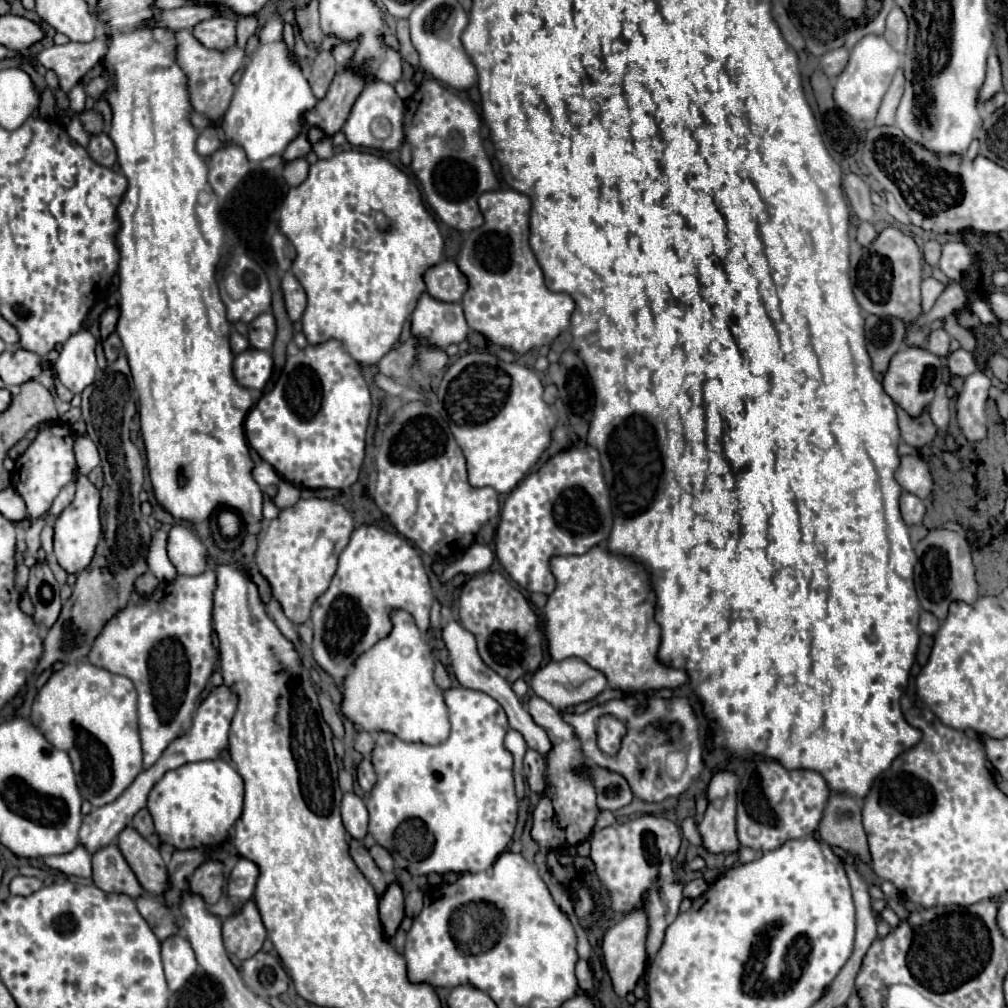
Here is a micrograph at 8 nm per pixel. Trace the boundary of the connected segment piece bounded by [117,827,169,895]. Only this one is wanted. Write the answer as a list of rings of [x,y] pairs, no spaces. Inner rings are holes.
[[[125,827],[117,837],[117,847],[127,859],[129,867],[137,875],[141,887],[149,893],[163,895],[169,887],[167,867],[159,849],[155,849],[147,839],[143,839],[133,827]]]

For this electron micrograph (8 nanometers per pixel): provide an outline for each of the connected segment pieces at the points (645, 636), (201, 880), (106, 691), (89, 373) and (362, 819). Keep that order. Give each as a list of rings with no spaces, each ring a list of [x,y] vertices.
[[[593,547],[583,555],[555,555],[551,557],[549,567],[551,573],[555,575],[557,587],[549,595],[547,605],[543,607],[543,615],[545,615],[547,647],[553,661],[579,657],[587,661],[591,667],[599,669],[603,675],[607,675],[607,683],[611,689],[619,689],[623,693],[677,689],[687,681],[685,671],[657,663],[659,625],[653,619],[655,593],[649,585],[649,575],[641,565],[633,563],[627,557],[613,555],[603,547]]]
[[[215,859],[203,861],[189,879],[189,891],[203,897],[207,905],[215,905],[221,897],[223,865]]]
[[[91,663],[65,665],[39,689],[31,723],[57,749],[69,753],[77,787],[93,807],[115,801],[141,773],[141,743],[137,739],[137,693],[131,679],[111,675]]]
[[[79,331],[63,345],[59,359],[55,363],[61,383],[71,393],[81,393],[95,379],[97,359],[95,359],[97,339],[89,331]]]
[[[345,793],[343,795],[343,803],[341,803],[341,819],[343,825],[347,829],[347,833],[361,841],[367,835],[367,823],[369,823],[369,815],[367,815],[367,807],[363,803],[361,797],[357,797],[355,793]]]

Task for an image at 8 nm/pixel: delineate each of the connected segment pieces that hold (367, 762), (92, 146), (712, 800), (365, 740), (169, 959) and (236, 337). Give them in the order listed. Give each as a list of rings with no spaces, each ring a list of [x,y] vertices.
[[[363,757],[363,761],[359,763],[357,767],[357,781],[361,785],[363,791],[371,791],[373,785],[375,785],[375,771],[373,771],[373,765],[371,765],[371,759],[369,757]]]
[[[105,131],[89,137],[87,153],[91,155],[91,159],[95,159],[99,165],[105,165],[105,167],[113,167],[115,161],[117,161],[115,145],[113,145],[113,141],[109,139],[109,135]]]
[[[731,771],[717,773],[709,783],[709,807],[697,823],[703,847],[709,853],[737,853],[741,849],[735,831],[735,787],[737,777]]]
[[[359,731],[357,737],[355,737],[355,749],[357,749],[359,753],[363,753],[363,755],[369,755],[369,753],[371,753],[373,743],[375,743],[375,741],[373,741],[373,735],[367,733],[367,731]]]
[[[173,935],[165,939],[161,947],[161,957],[163,957],[163,967],[165,967],[167,987],[171,991],[181,989],[197,969],[195,953],[191,951],[191,945],[187,943],[187,939],[181,935]]]
[[[233,331],[233,333],[231,333],[231,349],[233,349],[235,355],[247,351],[247,349],[249,349],[249,341],[247,341],[247,337],[243,337],[243,335],[239,335],[237,331]]]

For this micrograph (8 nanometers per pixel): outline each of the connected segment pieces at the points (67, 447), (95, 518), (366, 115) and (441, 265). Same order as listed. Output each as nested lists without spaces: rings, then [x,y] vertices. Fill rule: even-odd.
[[[49,423],[41,427],[35,439],[29,443],[27,451],[15,461],[15,469],[11,471],[11,487],[21,495],[27,505],[27,513],[31,519],[39,519],[51,509],[57,493],[75,479],[77,465],[73,455],[75,433],[69,423]]]
[[[77,479],[77,493],[73,503],[55,519],[55,557],[57,563],[67,573],[79,573],[87,563],[91,563],[91,555],[95,555],[95,547],[101,537],[101,523],[99,523],[99,489],[87,479]]]
[[[371,81],[369,85],[363,87],[359,99],[355,101],[345,125],[343,125],[343,133],[347,137],[347,141],[353,145],[353,147],[367,147],[367,149],[379,149],[379,151],[395,151],[403,145],[405,141],[405,135],[403,135],[403,107],[405,107],[405,101],[395,93],[393,85],[389,83],[383,83],[383,81]],[[379,117],[385,117],[391,125],[391,133],[389,137],[385,139],[377,139],[371,131],[371,123]]]
[[[443,259],[425,273],[427,293],[441,301],[461,301],[467,291],[467,277],[459,271],[453,259]]]

